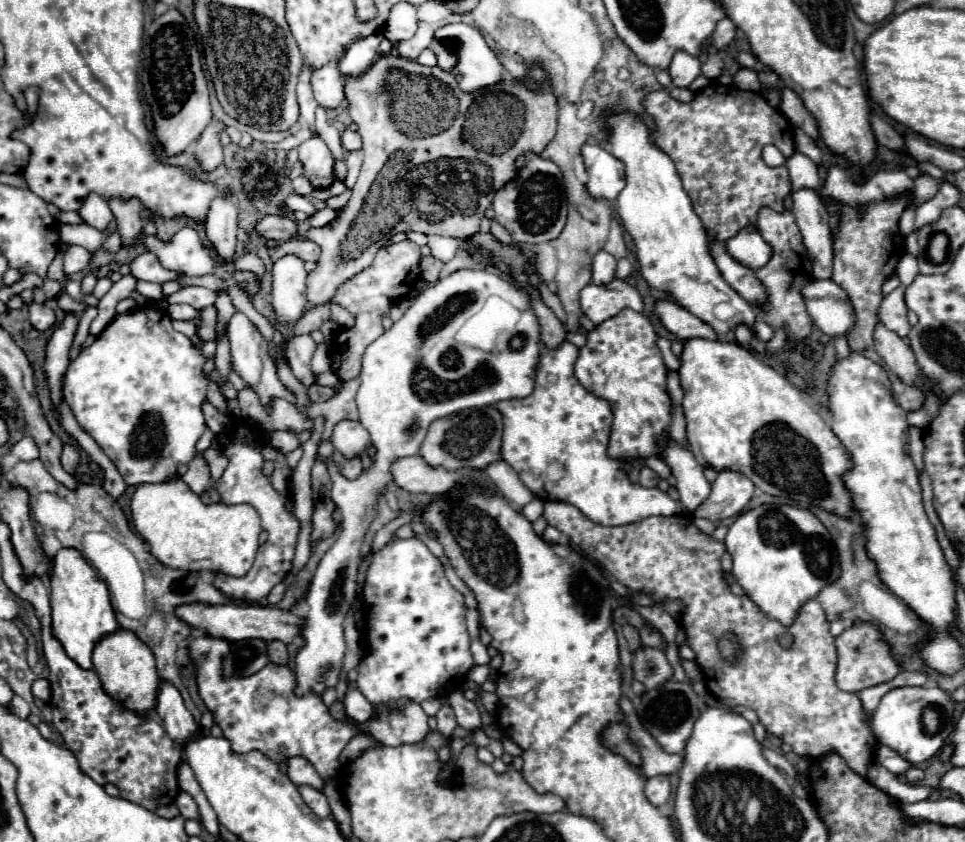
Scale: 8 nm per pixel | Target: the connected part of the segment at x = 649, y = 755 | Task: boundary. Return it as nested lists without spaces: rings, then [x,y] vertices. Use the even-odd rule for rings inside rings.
[[[630,717],[626,723],[630,725],[630,739],[640,745],[640,753],[642,753],[642,761],[644,761],[642,773],[646,777],[680,773],[680,765],[684,763],[682,755],[664,753],[662,747],[656,743],[656,739],[648,731],[644,731],[644,727],[638,723],[636,717]]]

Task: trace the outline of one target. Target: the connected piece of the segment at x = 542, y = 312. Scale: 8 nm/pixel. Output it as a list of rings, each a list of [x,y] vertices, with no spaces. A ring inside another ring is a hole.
[[[530,297],[530,305],[532,305],[532,311],[536,313],[536,319],[540,323],[540,339],[544,341],[546,347],[558,347],[562,341],[564,341],[564,325],[560,323],[560,319],[554,315],[554,311],[544,305],[542,299],[534,299]]]

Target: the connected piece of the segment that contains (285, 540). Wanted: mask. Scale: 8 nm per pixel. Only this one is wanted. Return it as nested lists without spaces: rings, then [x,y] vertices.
[[[250,431],[248,437],[240,439],[236,435],[230,437],[228,447],[224,447],[224,455],[228,457],[228,467],[224,469],[222,477],[214,483],[214,489],[220,493],[222,503],[226,505],[238,505],[238,503],[250,503],[262,517],[262,529],[268,533],[268,539],[258,547],[256,559],[252,569],[244,577],[230,577],[224,573],[214,573],[216,589],[220,589],[224,595],[236,597],[236,599],[250,599],[250,601],[262,601],[272,591],[274,585],[282,583],[292,569],[292,557],[298,543],[300,533],[300,519],[296,517],[294,509],[286,509],[286,497],[278,493],[272,487],[270,475],[264,473],[264,455],[262,455],[264,441]]]

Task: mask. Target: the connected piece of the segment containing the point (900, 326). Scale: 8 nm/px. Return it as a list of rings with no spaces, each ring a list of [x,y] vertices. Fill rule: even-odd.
[[[898,287],[882,299],[878,319],[886,329],[898,333],[900,337],[906,337],[910,333],[910,323],[906,319],[906,313],[908,309],[904,303],[904,287]]]

